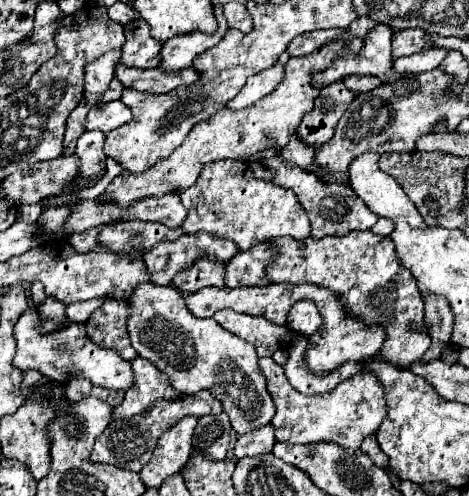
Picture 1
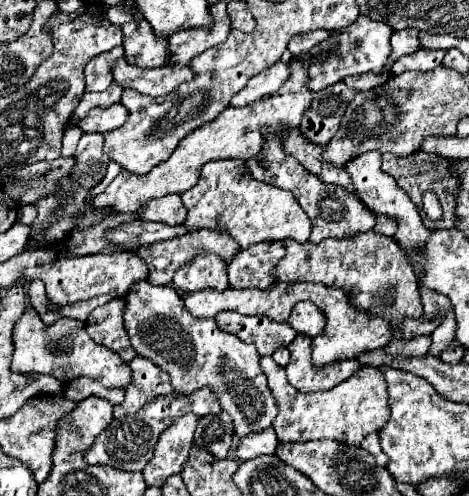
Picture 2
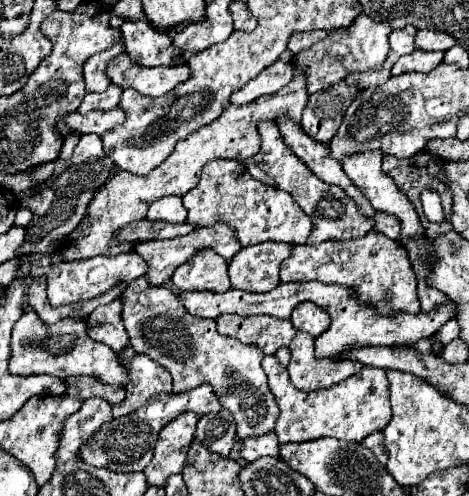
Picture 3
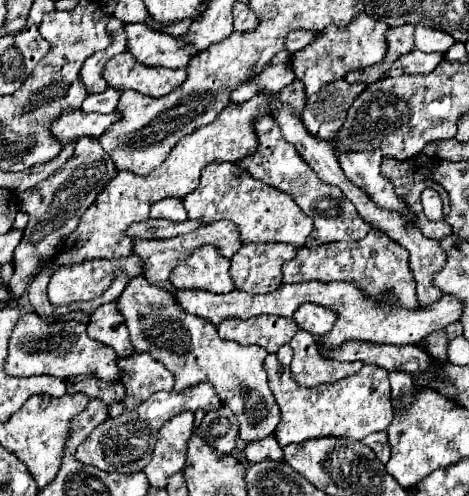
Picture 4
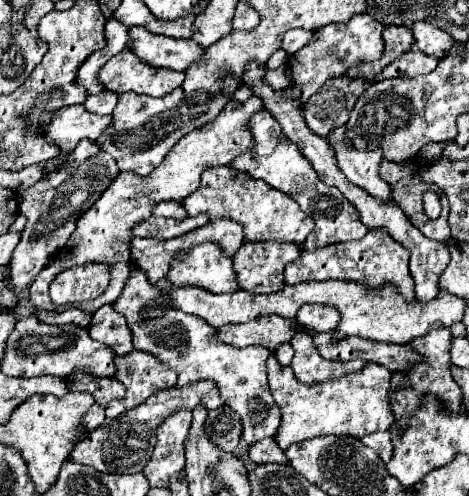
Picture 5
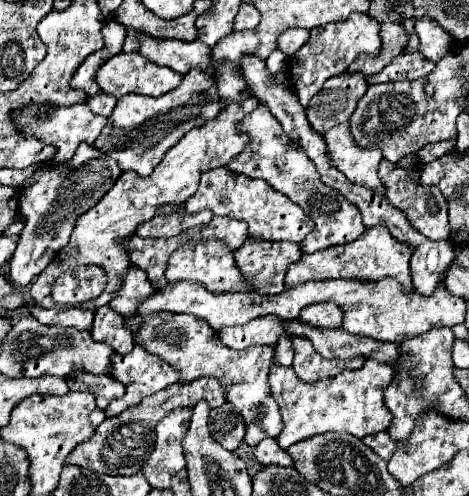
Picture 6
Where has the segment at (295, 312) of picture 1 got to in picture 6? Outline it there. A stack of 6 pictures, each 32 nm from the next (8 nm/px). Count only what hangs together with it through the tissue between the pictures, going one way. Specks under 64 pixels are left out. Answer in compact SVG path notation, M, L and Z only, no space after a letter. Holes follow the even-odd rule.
M334 302L324 304L312 304L300 312L302 320L308 320L310 324L316 324L316 328L340 328L344 320L344 312Z

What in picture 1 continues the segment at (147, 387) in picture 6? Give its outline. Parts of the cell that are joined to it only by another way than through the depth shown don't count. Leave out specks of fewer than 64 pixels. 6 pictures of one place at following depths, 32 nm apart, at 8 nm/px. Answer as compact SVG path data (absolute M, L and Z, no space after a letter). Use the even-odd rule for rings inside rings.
M136 358L132 362L132 372L134 372L134 384L128 388L126 398L122 404L118 404L112 412L114 420L134 416L148 408L158 398L180 398L180 394L170 386L170 380L164 372L160 372L150 360L146 358Z

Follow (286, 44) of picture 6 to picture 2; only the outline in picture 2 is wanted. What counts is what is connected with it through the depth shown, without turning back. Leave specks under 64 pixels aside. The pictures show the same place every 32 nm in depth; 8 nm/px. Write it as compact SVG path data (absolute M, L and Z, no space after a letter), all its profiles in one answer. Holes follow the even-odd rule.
M316 30L316 32L306 32L306 34L296 34L290 42L288 42L288 50L292 52L292 56L300 56L302 52L308 52L312 46L316 46L318 42L326 40L330 34L334 32L324 32L324 30Z

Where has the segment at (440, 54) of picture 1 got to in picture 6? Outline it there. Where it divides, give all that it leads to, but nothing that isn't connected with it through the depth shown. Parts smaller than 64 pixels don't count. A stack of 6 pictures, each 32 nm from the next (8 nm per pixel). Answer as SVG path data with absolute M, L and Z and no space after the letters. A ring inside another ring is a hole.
M418 52L416 54L400 54L396 56L382 72L368 78L368 84L382 84L394 80L418 80L426 78L434 70L434 62L428 62Z

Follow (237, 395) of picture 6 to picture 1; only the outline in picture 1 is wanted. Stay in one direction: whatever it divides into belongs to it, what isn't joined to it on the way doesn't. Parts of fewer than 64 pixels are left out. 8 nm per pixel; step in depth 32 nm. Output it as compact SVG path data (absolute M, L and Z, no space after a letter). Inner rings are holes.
M152 282L138 284L128 298L128 304L130 314L126 324L134 350L138 356L148 358L166 372L176 392L192 394L210 388L222 402L224 412L232 420L232 428L240 436L270 424L276 406L268 394L266 378L258 368L254 344L224 332L214 318L192 316L184 304L184 296L172 286L154 286Z

